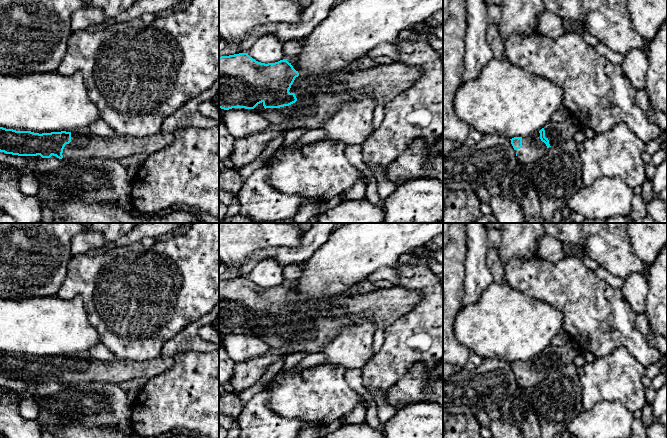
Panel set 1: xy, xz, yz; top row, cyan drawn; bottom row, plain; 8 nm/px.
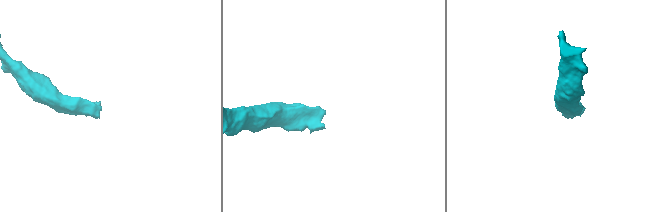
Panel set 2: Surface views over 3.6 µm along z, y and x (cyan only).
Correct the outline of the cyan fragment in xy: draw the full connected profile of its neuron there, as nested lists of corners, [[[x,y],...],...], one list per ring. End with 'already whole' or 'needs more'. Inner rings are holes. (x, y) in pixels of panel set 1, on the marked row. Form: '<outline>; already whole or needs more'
[[[0,127],[0,152],[18,156],[37,156],[50,158],[52,155],[59,159],[83,159],[99,158],[120,160],[125,157],[138,154],[150,155],[156,151],[168,147],[174,140],[171,131],[161,131],[155,135],[146,137],[133,137],[116,135],[102,137],[92,133],[90,130],[76,130],[72,132],[34,133],[31,131],[16,131]]]; needs more

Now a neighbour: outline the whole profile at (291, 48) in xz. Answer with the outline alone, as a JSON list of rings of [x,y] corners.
[[[290,39],[283,45],[284,59],[289,63],[294,63],[303,48],[303,40]]]

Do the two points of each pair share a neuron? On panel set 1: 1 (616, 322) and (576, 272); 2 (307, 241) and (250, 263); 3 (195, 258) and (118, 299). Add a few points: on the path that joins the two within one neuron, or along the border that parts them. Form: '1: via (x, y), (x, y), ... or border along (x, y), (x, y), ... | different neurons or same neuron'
1: via (604, 310), (578, 284) | same neuron
2: via (294, 254), (264, 254) | same neuron
3: via (176, 277), (165, 288), (137, 298) | same neuron

